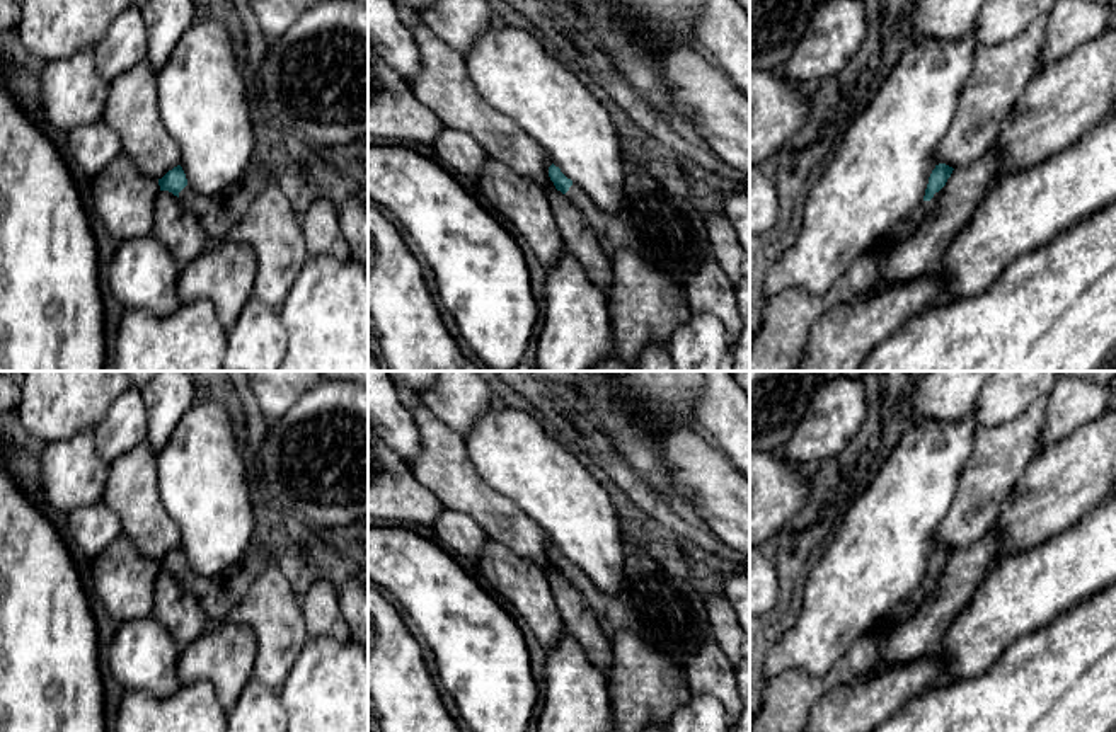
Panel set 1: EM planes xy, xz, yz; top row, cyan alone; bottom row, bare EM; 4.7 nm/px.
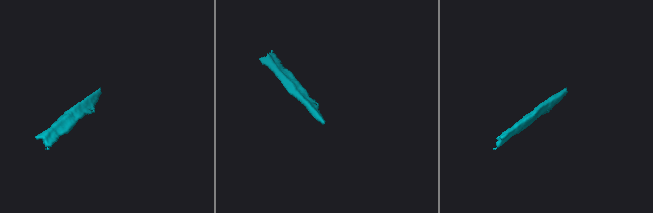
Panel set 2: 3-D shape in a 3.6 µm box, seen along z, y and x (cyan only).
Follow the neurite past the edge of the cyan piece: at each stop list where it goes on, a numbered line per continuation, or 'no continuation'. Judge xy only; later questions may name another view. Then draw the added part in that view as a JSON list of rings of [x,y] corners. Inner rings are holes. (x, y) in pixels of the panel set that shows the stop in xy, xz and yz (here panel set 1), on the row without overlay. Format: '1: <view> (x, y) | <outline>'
1: xy (218, 594) | [[[261,529],[245,555],[215,577],[196,575],[189,565],[179,574],[181,587],[193,594],[208,620],[225,618],[249,591],[250,582],[283,552],[281,538],[271,529]]]

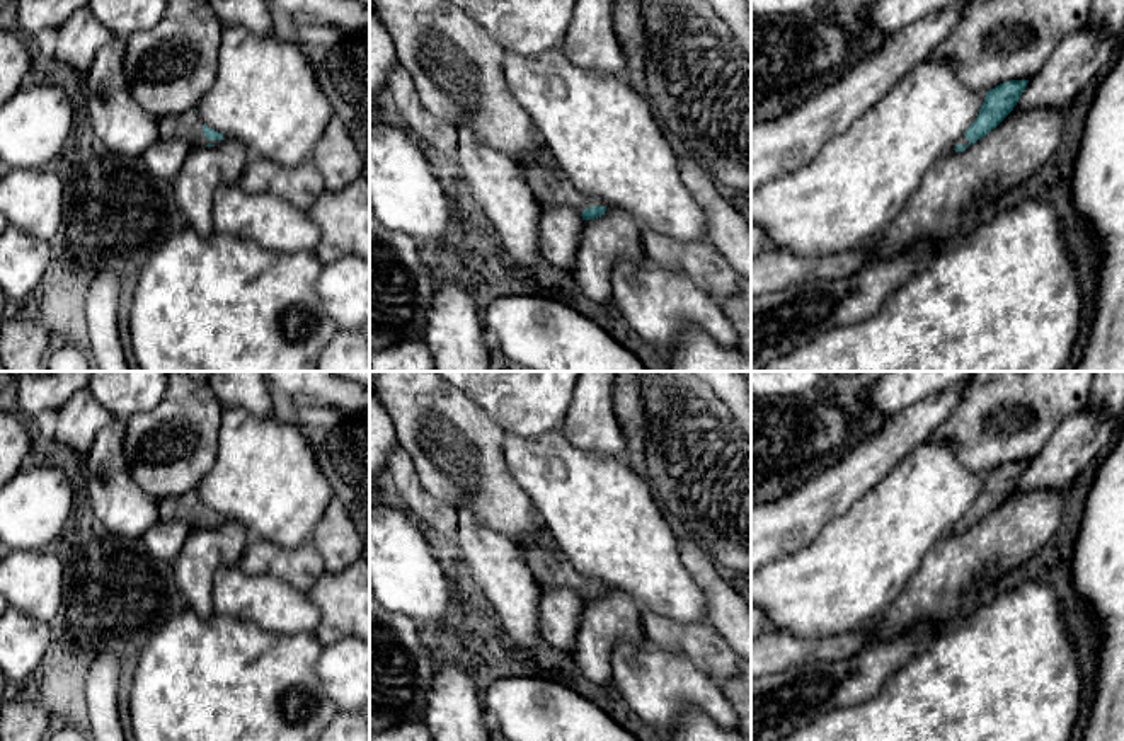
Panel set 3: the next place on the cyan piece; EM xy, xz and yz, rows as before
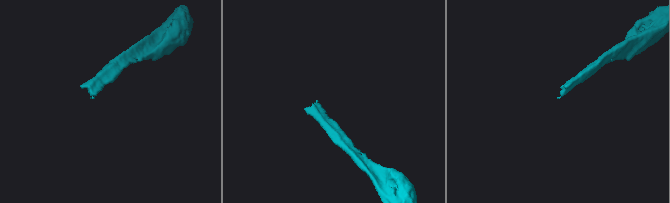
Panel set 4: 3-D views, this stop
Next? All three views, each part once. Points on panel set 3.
1: xy (188, 506) | [[[194,491],[160,501],[160,520],[182,520],[192,530],[206,528],[208,525],[218,526],[223,521],[208,521],[203,513],[203,503]]]

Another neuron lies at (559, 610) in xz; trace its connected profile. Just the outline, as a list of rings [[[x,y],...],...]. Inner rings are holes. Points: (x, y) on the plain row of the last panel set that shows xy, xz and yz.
[[[540,586],[538,630],[550,647],[572,656],[577,646],[577,629],[582,598],[571,589]]]

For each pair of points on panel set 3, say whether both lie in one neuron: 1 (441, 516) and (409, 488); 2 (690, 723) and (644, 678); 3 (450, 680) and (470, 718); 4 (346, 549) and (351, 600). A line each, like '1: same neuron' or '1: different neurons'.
1: same neuron
2: different neurons
3: same neuron
4: different neurons

